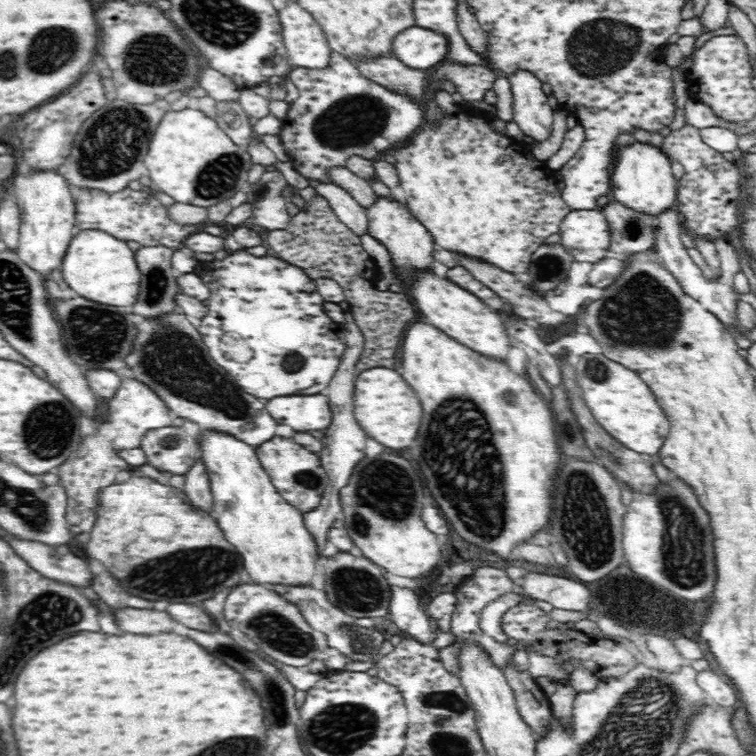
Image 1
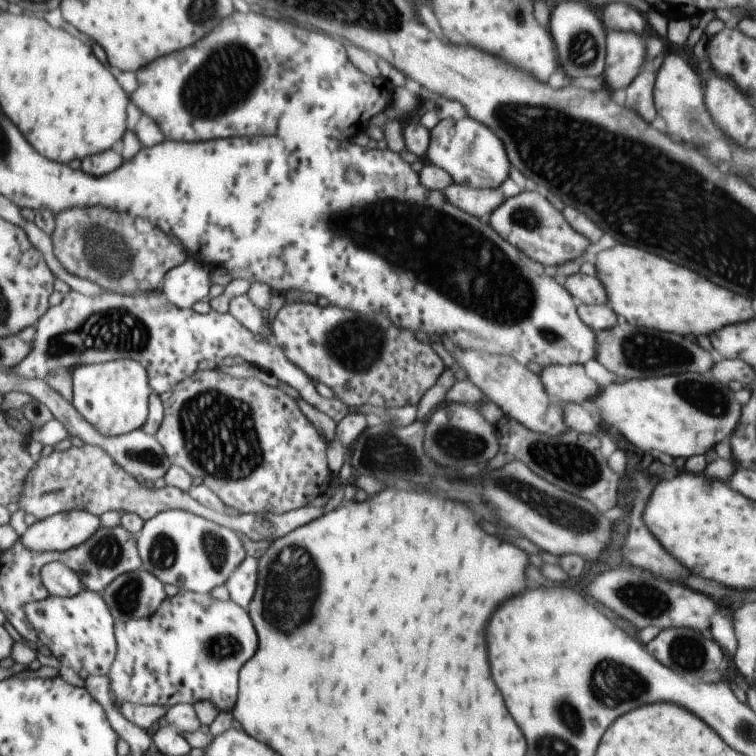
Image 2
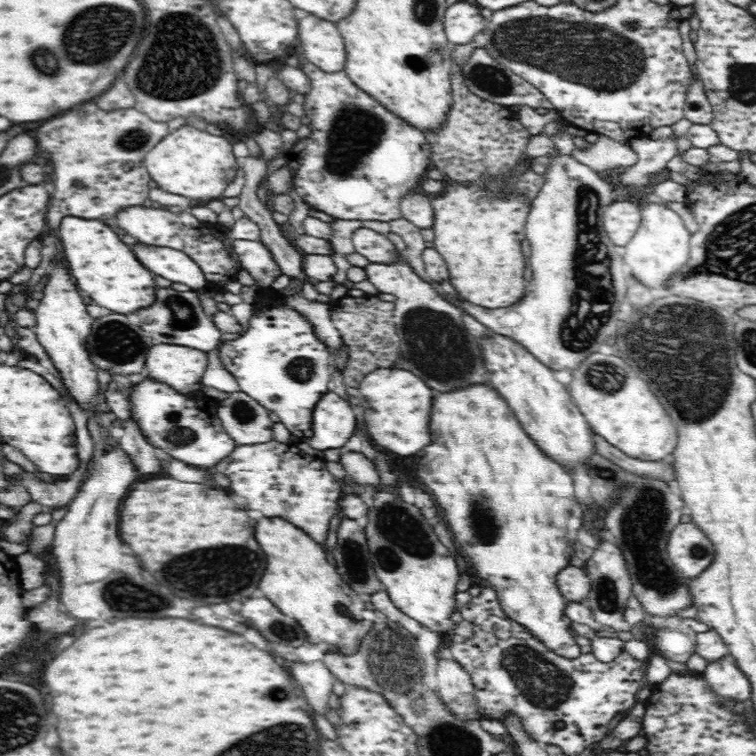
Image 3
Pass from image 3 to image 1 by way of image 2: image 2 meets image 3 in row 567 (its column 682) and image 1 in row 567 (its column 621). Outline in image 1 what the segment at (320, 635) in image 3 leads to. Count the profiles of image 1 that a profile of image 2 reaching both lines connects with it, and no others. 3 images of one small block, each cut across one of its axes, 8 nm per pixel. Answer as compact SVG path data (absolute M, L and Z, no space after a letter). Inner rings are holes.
M214 430L196 432L203 466L214 496L212 516L230 544L234 544L246 564L246 571L258 584L282 584L282 586L311 586L316 576L316 562L320 558L318 543L310 529L306 529L304 515L280 495L262 468L255 448L230 433Z

